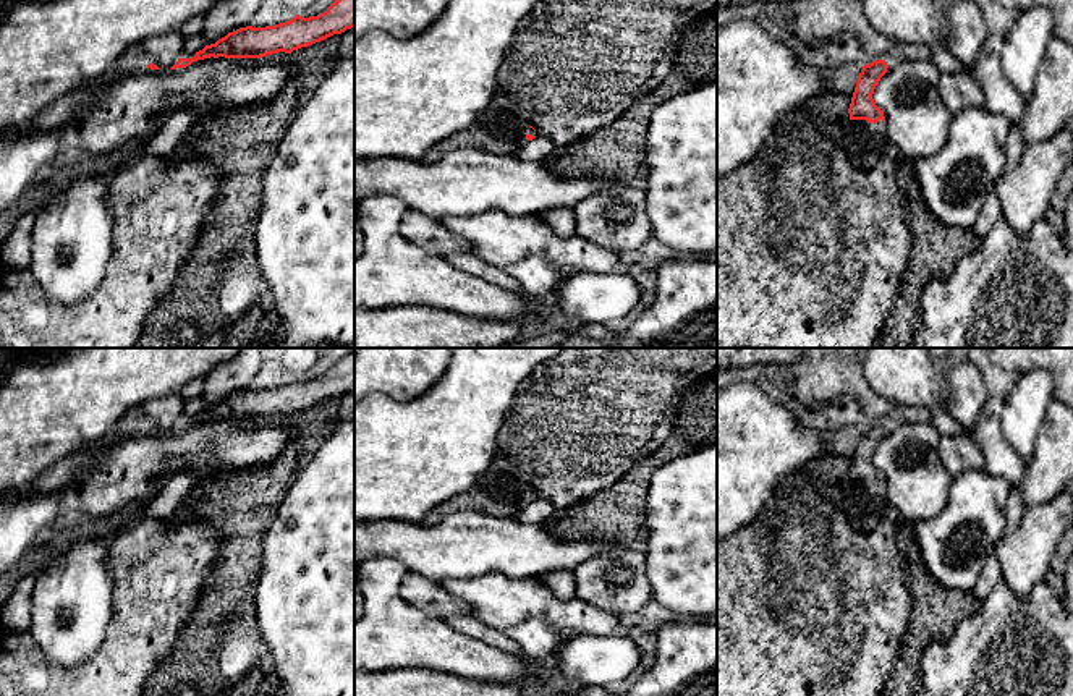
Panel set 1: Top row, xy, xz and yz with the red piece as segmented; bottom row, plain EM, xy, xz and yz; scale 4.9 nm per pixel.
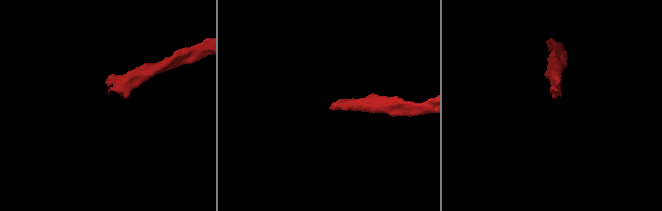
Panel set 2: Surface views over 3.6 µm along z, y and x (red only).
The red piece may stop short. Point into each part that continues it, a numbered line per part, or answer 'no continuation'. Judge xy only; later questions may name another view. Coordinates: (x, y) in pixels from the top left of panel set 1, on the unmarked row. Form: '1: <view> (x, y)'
no continuation

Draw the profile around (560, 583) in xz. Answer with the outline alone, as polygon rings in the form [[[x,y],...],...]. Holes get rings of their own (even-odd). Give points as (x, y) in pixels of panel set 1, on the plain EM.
[[[550,570],[537,578],[557,599],[570,601],[575,597],[576,581],[571,570]]]

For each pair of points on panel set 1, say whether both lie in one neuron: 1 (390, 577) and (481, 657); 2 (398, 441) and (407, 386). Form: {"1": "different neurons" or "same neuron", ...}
{"1": "same neuron", "2": "different neurons"}

